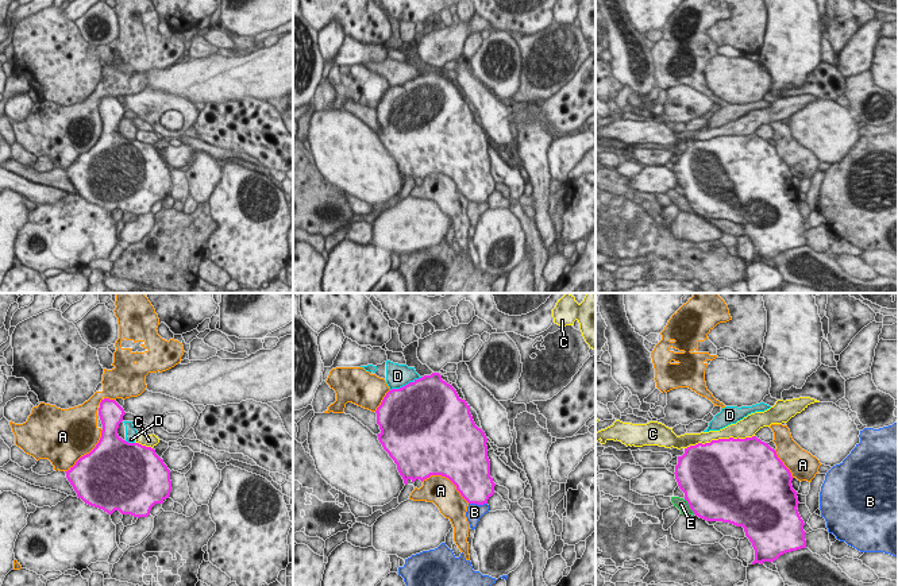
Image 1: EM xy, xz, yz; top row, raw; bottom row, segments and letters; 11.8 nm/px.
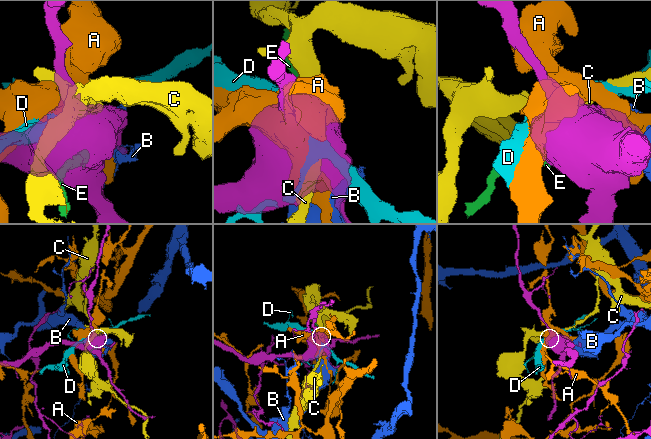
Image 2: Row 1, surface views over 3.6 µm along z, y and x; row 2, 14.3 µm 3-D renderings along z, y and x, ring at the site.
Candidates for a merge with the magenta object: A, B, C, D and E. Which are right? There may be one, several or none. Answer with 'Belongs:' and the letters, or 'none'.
Belongs: none

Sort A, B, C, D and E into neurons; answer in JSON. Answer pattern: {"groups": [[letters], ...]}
{"groups": [["A"], ["B", "E"], ["C"], ["D"]]}

